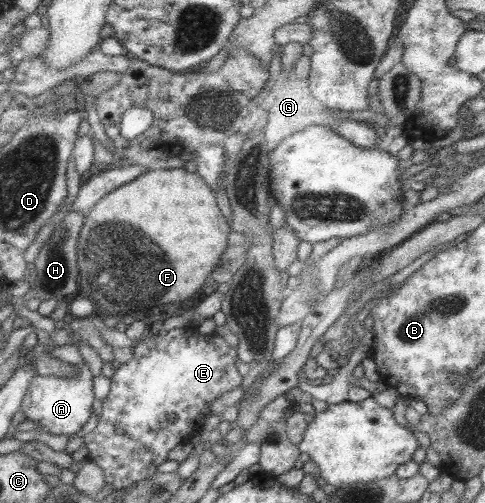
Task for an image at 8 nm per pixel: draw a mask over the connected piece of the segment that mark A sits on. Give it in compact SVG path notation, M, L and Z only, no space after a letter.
M75 345L55 346L54 349L46 349L46 351L51 358L57 358L61 362L75 366L78 374L70 379L45 378L37 374L32 376L19 405L19 410L25 415L25 420L37 424L37 432L49 432L55 434L55 436L64 434L73 437L81 426L87 422L89 414L92 413L91 404L93 404L94 397L91 391L93 386L91 379L93 376L91 376L85 361L81 359Z

